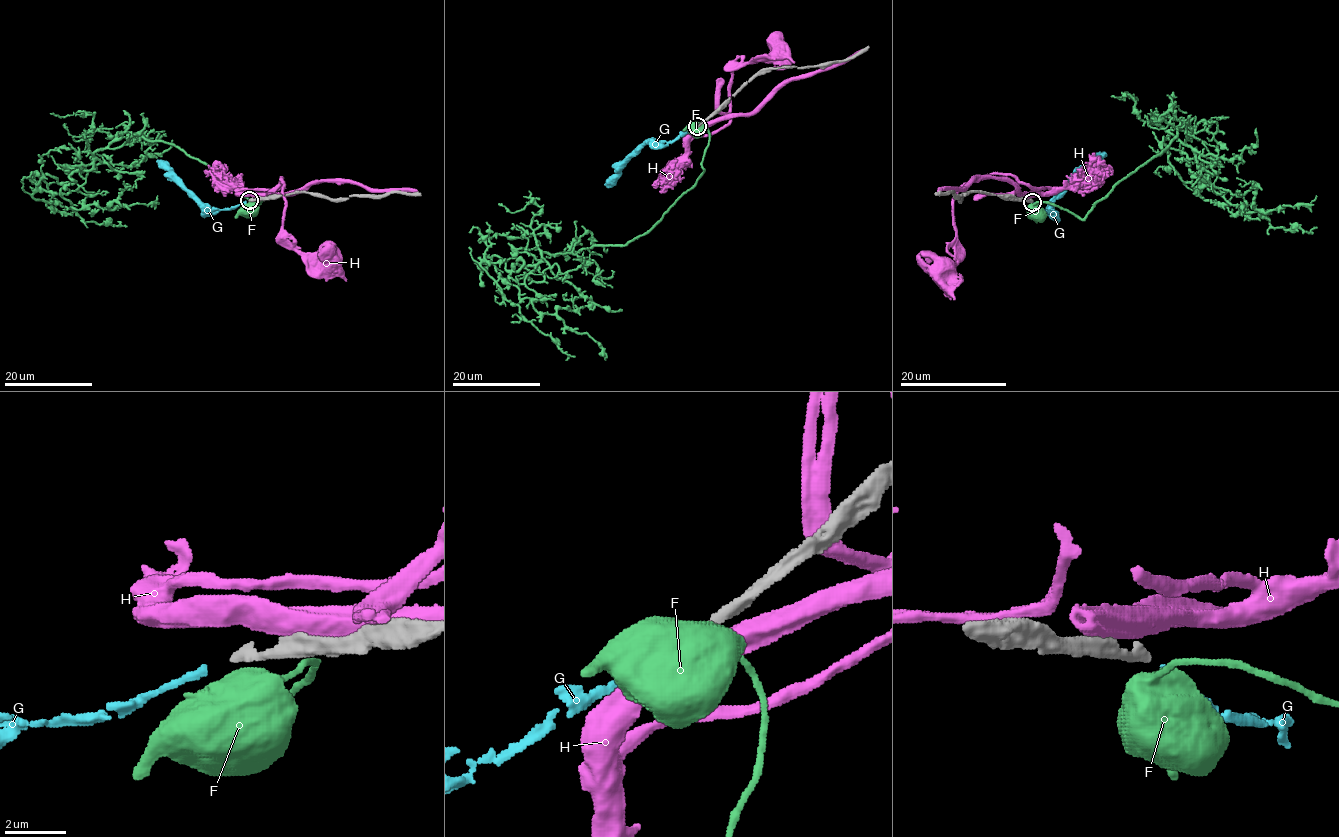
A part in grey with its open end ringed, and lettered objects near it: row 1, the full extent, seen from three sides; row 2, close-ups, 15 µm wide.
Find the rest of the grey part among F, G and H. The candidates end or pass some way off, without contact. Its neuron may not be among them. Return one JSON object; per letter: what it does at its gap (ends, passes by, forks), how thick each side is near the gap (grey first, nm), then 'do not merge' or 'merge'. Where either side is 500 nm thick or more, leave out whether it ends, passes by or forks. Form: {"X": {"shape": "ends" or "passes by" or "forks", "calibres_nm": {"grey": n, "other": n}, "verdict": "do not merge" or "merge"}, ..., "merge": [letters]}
{"F": {"calibres_nm": {"grey": 280, "other": 800}, "verdict": "do not merge"}, "G": {"shape": "ends", "calibres_nm": {"grey": 280, "other": 240}, "verdict": "merge"}, "H": {"calibres_nm": {"grey": 280, "other": 600}, "verdict": "do not merge"}, "merge": ["G"]}

